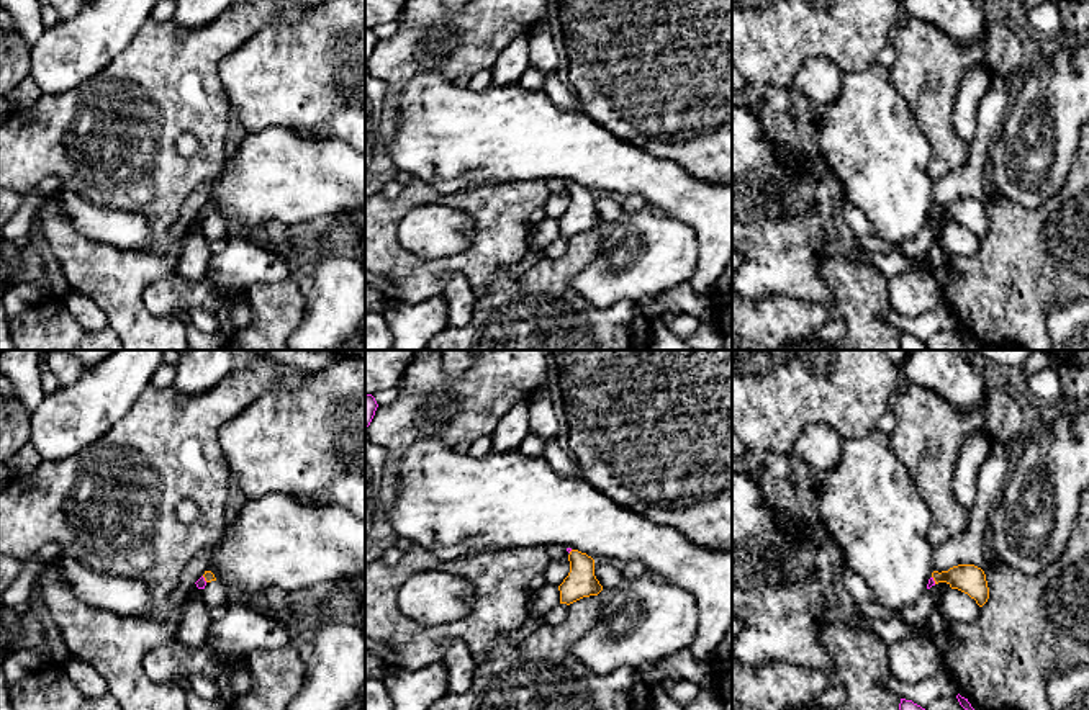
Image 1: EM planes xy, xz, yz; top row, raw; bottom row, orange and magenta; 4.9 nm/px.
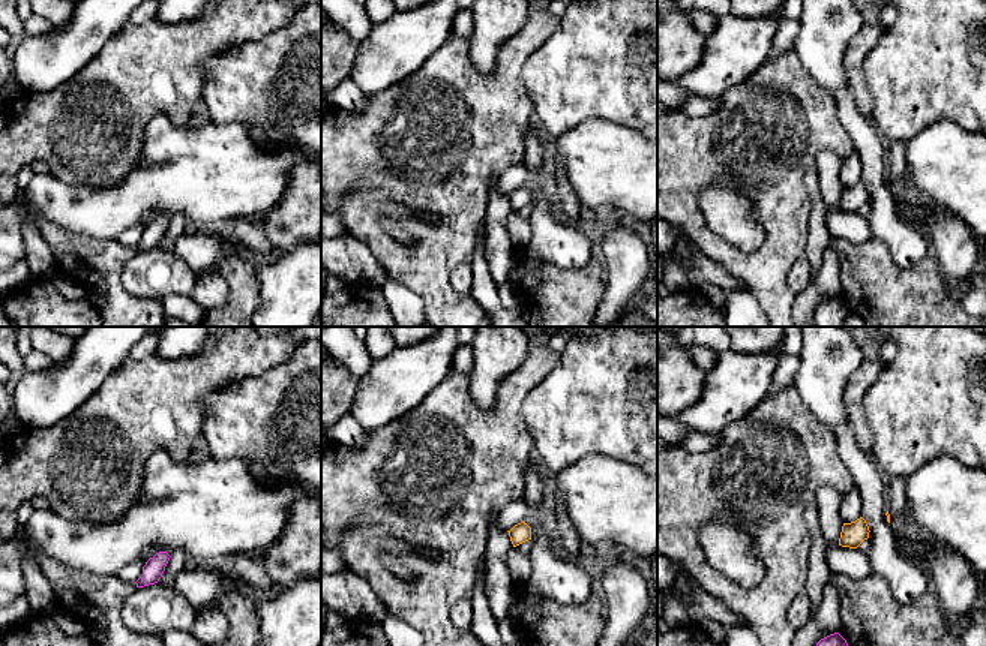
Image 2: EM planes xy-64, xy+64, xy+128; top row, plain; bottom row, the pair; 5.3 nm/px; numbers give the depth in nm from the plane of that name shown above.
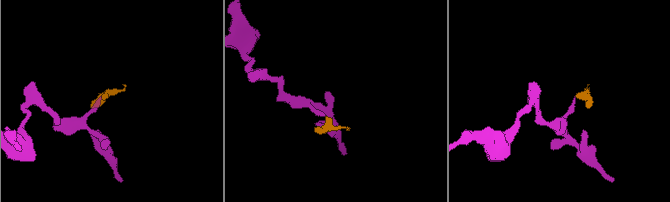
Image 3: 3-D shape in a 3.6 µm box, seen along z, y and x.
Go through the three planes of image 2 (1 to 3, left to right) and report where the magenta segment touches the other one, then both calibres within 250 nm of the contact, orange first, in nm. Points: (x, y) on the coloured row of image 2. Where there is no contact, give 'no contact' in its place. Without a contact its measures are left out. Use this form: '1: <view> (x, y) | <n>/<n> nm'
1: no contact
2: no contact
3: no contact

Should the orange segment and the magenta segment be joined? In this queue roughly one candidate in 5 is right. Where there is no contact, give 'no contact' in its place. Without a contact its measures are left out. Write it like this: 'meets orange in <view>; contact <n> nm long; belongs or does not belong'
meets orange in yz; contact 40 nm long; belongs

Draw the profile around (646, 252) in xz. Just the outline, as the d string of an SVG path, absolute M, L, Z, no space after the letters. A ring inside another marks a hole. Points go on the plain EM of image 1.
M645 208L606 229L599 254L573 276L572 285L593 308L606 309L624 299L639 303L644 296L689 283L698 257L699 244L691 226Z

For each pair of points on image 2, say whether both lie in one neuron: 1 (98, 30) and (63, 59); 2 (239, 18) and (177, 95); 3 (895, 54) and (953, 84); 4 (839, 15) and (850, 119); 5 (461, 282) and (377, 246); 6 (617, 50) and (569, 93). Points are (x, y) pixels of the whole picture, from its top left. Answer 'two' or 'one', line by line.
1: one
2: one
3: one
4: one
5: two
6: one

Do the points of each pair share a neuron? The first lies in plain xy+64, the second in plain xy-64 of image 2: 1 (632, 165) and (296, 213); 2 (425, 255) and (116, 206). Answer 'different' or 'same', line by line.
1: different
2: different

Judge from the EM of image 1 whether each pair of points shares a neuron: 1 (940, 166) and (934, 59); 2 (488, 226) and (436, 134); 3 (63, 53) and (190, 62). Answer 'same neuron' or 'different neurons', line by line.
1: same neuron
2: different neurons
3: different neurons

